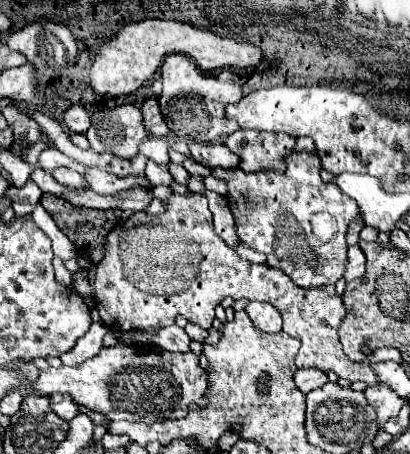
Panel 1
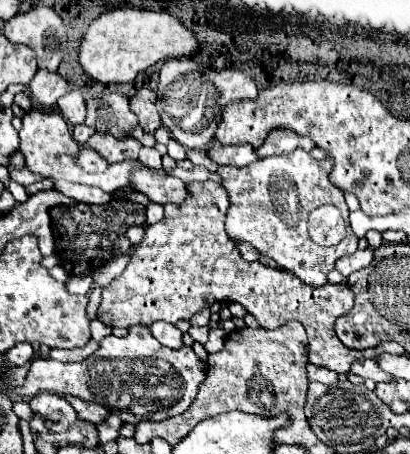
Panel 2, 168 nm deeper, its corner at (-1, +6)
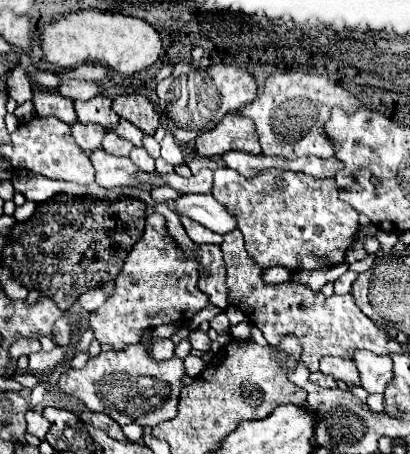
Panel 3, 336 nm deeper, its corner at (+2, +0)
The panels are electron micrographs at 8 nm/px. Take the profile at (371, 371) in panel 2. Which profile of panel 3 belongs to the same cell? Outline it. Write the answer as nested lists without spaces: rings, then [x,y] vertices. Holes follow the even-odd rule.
[[[324,357],[320,359],[320,371],[324,375],[332,375],[336,381],[344,381],[346,385],[360,387],[360,373],[350,359],[344,357]]]

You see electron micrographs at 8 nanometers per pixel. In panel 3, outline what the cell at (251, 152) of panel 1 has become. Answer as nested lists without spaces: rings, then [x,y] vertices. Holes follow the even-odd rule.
[[[276,73],[270,75],[264,91],[260,97],[254,99],[254,103],[238,109],[244,117],[250,117],[256,125],[256,133],[260,137],[260,147],[264,155],[278,155],[286,159],[298,159],[304,155],[316,155],[316,157],[332,157],[334,147],[332,143],[322,135],[322,125],[328,121],[330,111],[334,107],[344,109],[346,113],[358,111],[364,107],[360,99],[356,99],[352,93],[338,87],[334,81],[330,81],[324,75],[314,73]]]

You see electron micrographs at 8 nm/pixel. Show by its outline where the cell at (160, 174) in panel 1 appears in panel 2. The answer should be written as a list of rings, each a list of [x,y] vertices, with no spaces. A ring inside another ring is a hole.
[[[141,147],[139,161],[141,161],[145,167],[159,169],[159,167],[161,167],[161,153],[159,153],[157,149],[153,149],[153,147]]]

